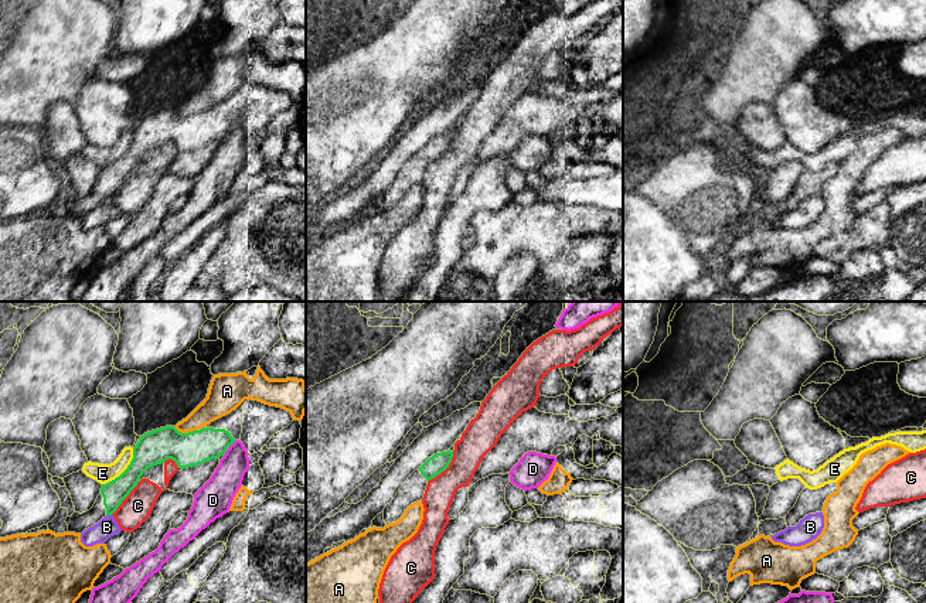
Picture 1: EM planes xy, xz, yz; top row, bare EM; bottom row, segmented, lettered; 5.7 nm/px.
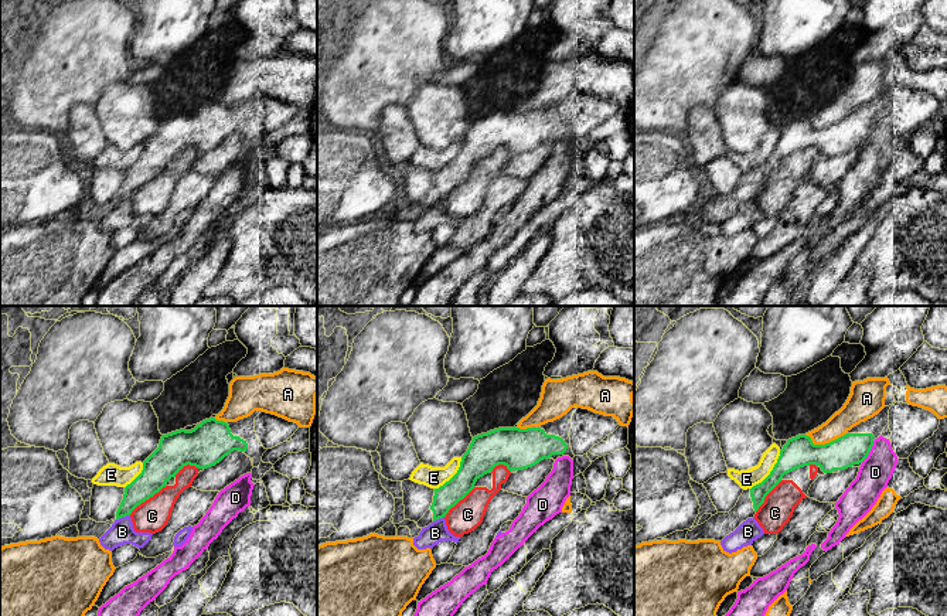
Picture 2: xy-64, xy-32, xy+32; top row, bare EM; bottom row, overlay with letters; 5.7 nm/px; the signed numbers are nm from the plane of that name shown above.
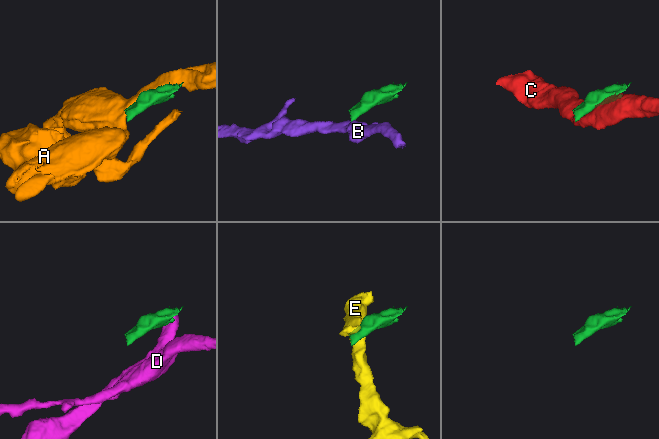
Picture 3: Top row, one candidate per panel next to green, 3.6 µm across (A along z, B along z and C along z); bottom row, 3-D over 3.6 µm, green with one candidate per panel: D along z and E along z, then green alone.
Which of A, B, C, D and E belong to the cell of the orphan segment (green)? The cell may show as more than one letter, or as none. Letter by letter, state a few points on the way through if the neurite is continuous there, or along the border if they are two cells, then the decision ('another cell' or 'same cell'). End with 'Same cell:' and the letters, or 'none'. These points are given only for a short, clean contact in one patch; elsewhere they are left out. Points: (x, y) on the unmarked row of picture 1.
A: another cell
B: along xy (106, 197), (111, 198) | another cell
C: another cell
D: another cell
E: along xy (133, 130), (130, 146), (118, 159), (102, 167) | another cell
Same cell: none

